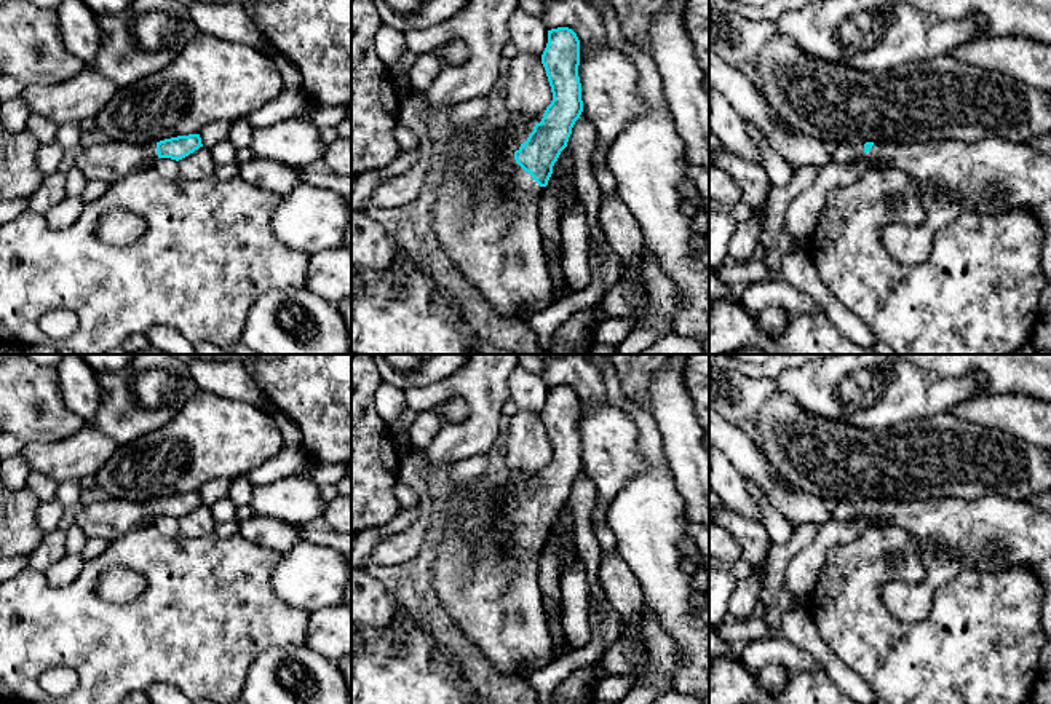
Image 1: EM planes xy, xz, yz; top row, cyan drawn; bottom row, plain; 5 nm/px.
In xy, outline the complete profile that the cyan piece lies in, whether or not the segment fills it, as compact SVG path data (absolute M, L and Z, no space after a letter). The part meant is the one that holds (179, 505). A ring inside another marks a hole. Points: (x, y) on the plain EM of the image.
M200 492L177 493L147 503L107 498L80 509L75 524L88 538L112 543L136 528L153 525L158 516L179 519L200 504L203 504Z

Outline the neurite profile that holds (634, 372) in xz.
M610 354L621 391L652 412L650 385L668 354Z

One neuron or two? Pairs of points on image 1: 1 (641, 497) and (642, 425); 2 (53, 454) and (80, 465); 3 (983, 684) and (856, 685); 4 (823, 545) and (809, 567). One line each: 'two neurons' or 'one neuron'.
1: one neuron
2: one neuron
3: two neurons
4: one neuron

